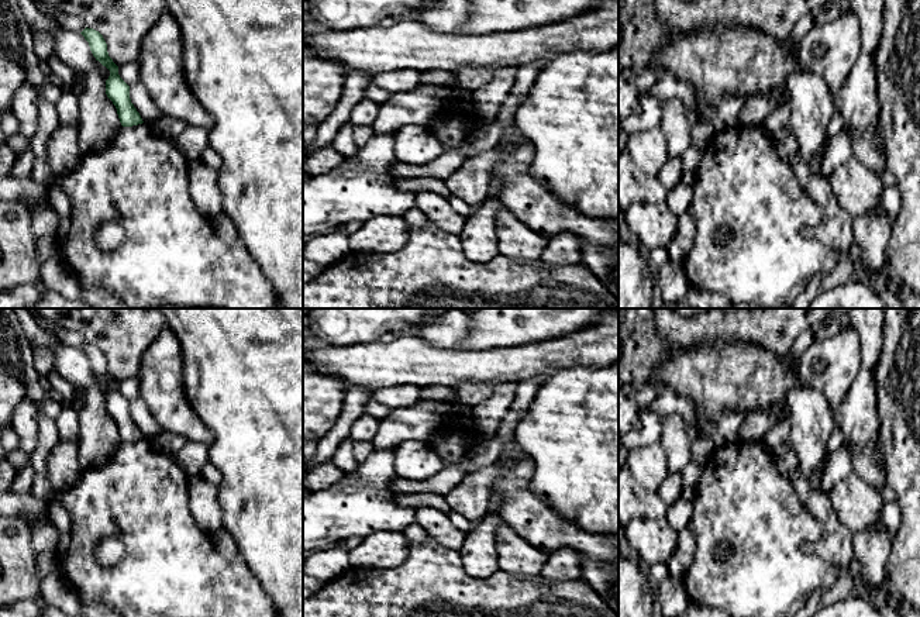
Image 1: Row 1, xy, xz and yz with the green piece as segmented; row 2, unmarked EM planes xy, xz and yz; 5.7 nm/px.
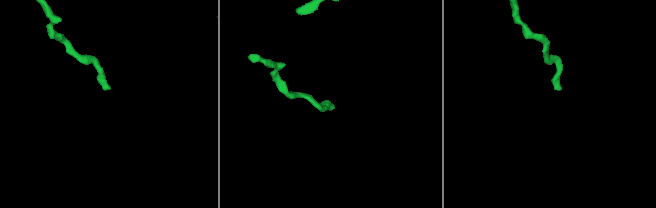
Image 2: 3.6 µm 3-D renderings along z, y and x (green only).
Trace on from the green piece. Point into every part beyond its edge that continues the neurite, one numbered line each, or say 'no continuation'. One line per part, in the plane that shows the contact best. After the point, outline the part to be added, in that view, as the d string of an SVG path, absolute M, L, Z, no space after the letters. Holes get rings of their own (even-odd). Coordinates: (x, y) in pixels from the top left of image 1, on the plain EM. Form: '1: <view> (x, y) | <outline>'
no continuation

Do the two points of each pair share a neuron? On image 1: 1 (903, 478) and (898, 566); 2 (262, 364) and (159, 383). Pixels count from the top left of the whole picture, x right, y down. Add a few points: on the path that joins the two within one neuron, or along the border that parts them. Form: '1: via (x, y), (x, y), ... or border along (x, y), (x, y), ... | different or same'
1: via (905, 500), (905, 544) | same
2: border along (179, 347), (183, 393), (195, 410) | different

